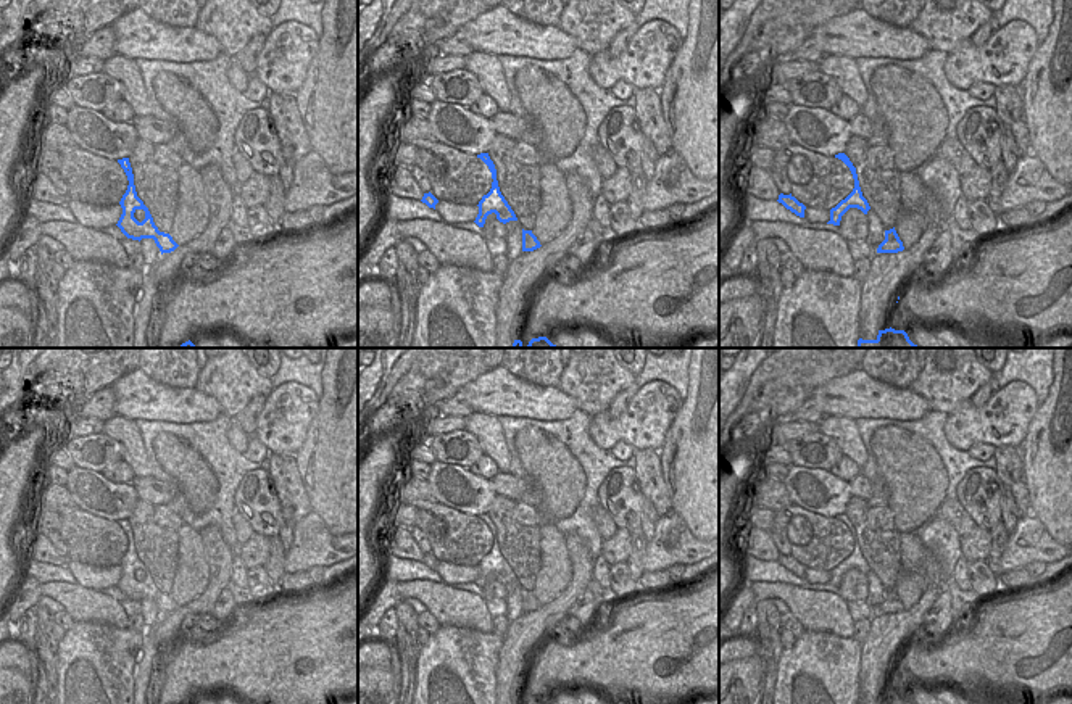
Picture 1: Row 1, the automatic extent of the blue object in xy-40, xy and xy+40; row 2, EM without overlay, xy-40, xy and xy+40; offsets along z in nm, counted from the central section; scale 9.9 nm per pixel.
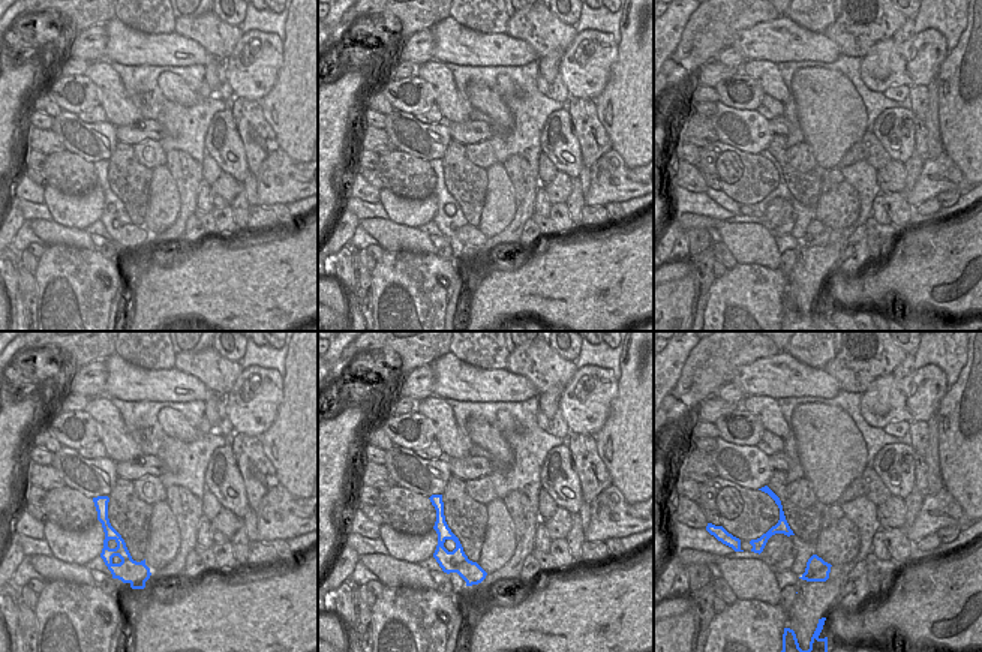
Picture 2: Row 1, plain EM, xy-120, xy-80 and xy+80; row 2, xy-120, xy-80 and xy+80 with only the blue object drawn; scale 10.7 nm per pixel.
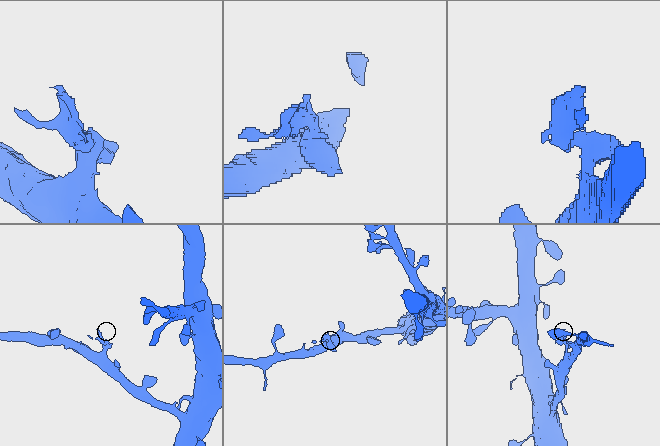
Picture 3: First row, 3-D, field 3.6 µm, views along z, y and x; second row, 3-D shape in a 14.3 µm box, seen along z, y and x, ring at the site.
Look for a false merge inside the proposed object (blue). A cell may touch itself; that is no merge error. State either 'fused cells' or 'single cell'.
fused cells

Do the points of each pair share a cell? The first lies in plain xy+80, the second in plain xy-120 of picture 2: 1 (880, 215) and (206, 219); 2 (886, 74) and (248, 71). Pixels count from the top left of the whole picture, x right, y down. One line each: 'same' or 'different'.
1: different
2: same

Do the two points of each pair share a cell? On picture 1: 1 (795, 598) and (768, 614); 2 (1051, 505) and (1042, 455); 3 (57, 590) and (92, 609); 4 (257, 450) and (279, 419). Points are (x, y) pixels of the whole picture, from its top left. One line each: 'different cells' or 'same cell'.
1: different cells
2: same cell
3: same cell
4: different cells

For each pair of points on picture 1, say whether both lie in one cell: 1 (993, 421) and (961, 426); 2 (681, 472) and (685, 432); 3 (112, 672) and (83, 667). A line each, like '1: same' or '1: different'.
1: same
2: same
3: same

